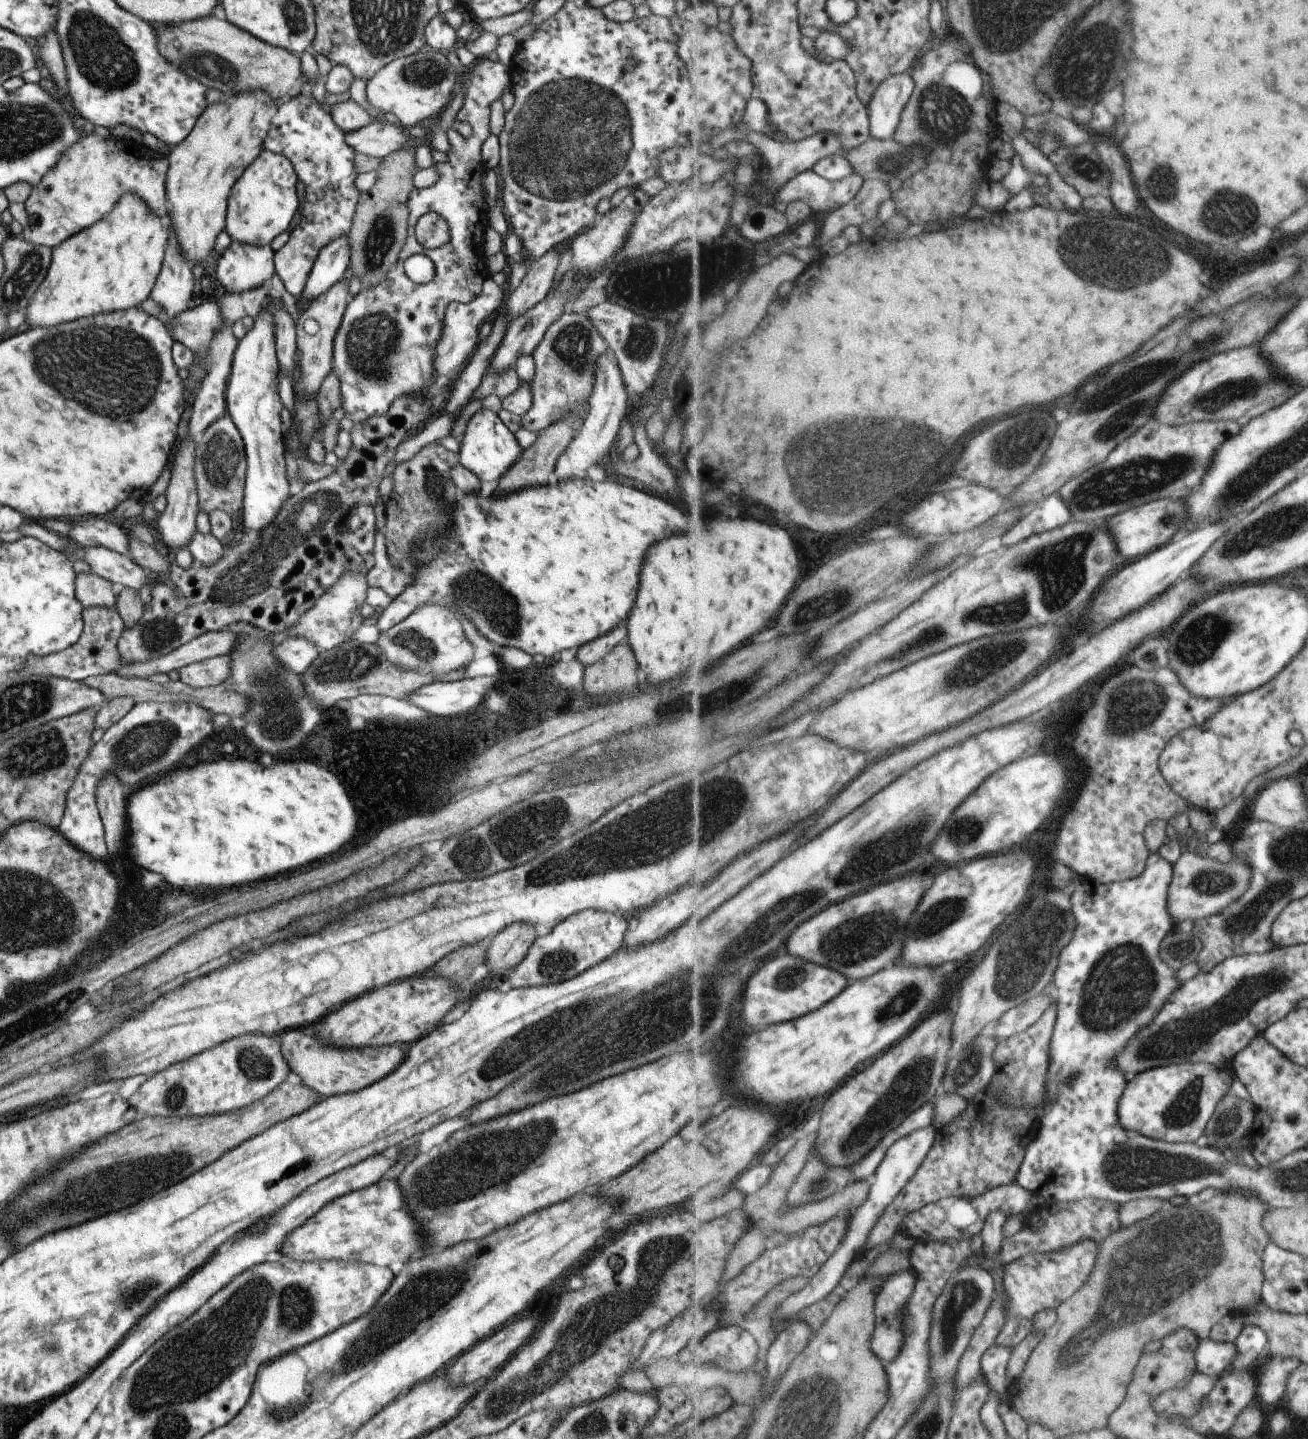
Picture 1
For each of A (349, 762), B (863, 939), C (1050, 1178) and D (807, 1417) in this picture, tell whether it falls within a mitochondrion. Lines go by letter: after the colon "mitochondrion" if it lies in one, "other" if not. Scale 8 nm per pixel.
A: other
B: mitochondrion
C: other
D: mitochondrion

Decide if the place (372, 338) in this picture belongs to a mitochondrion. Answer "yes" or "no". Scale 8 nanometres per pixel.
yes

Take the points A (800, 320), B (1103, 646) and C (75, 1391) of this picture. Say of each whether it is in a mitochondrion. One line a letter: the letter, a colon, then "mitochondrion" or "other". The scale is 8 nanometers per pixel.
A: other
B: other
C: other

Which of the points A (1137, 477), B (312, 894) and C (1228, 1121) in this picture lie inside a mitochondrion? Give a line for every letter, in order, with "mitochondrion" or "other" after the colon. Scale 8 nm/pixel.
A: mitochondrion
B: mitochondrion
C: mitochondrion

